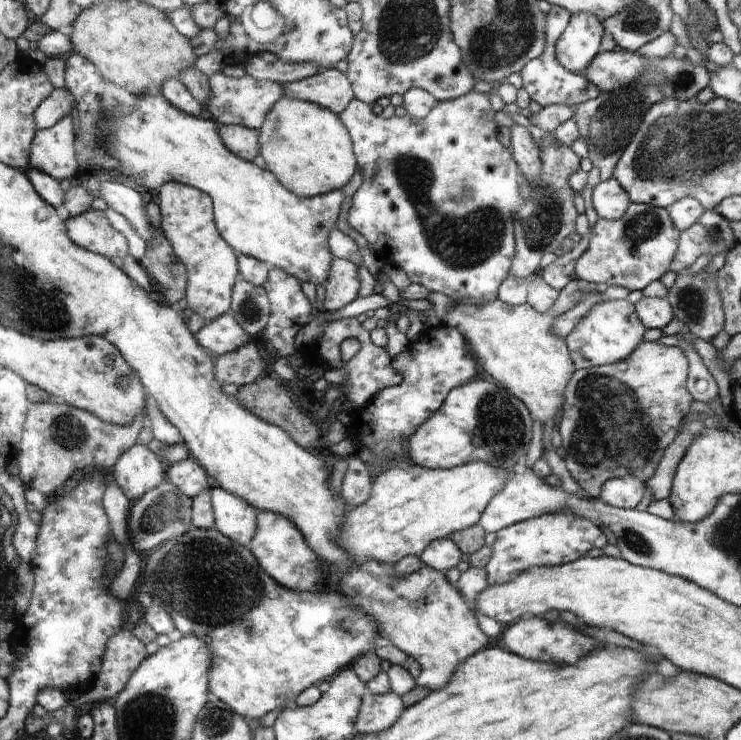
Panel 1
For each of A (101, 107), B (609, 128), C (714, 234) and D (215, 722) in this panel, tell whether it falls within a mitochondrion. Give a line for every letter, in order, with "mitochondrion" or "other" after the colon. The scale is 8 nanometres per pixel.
A: mitochondrion
B: mitochondrion
C: mitochondrion
D: mitochondrion

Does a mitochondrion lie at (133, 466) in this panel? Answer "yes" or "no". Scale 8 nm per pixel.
no

